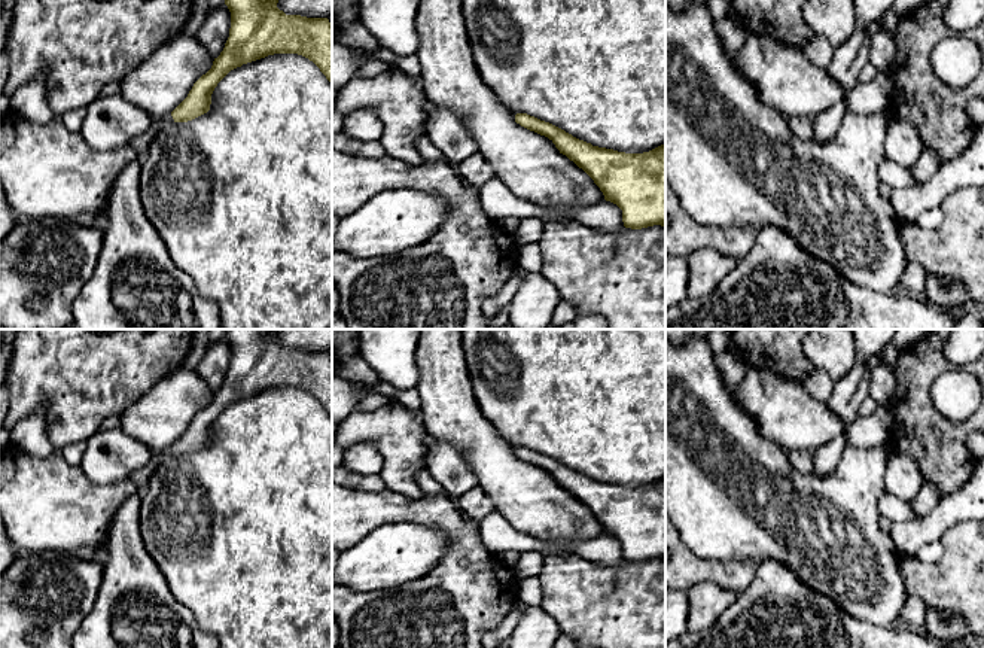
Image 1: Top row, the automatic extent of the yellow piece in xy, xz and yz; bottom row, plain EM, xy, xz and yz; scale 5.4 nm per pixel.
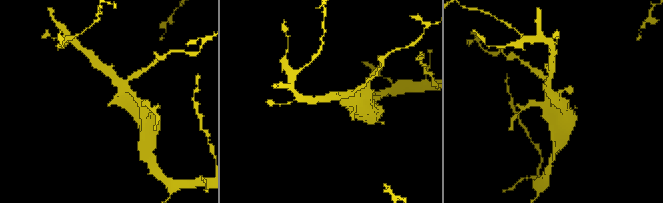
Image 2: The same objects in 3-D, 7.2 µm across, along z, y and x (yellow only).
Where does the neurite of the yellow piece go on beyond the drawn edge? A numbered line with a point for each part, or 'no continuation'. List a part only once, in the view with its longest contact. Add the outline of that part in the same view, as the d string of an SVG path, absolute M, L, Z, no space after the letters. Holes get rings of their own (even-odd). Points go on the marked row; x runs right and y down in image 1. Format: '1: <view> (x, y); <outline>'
1: xy (140, 143); M171 113L162 118L155 118L150 128L138 137L132 139L130 146L134 147L143 156L147 152L147 147L150 142L156 137L156 134L171 124L174 124Z

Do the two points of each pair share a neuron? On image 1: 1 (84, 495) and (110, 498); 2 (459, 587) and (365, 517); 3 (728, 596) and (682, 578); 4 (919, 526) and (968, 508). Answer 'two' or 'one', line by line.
1: one
2: one
3: two
4: one

